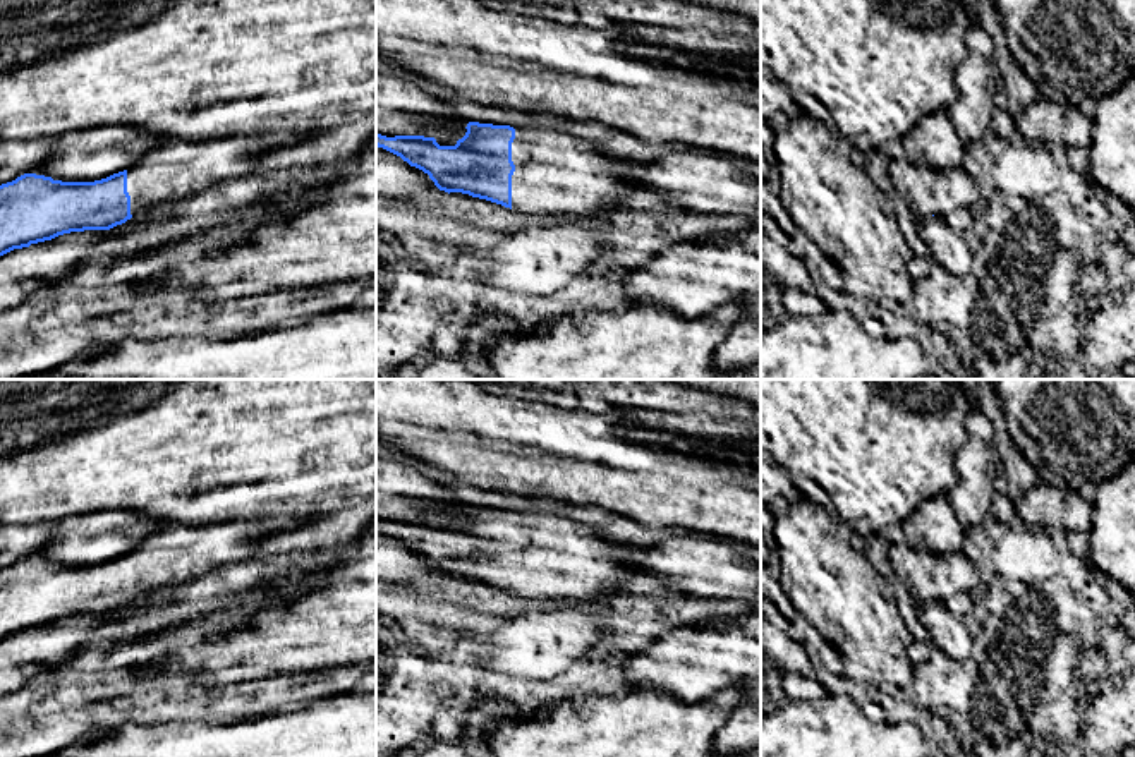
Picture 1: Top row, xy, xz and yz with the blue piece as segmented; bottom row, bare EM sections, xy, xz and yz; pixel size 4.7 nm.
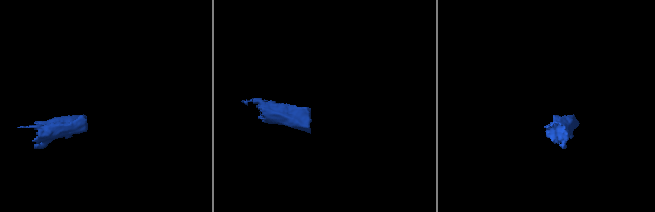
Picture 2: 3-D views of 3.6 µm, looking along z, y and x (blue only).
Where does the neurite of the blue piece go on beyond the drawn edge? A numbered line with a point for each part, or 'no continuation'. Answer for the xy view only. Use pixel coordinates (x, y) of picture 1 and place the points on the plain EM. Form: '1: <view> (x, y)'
1: xy (157, 562)

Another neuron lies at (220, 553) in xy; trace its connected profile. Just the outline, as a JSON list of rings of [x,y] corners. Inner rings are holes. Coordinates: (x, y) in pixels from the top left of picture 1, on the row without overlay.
[[[223,537],[211,544],[196,544],[191,549],[185,549],[182,554],[182,561],[185,570],[189,572],[180,582],[189,578],[204,575],[218,566],[240,563],[256,554],[256,548],[252,549],[239,549],[237,554],[232,553],[232,541]]]

